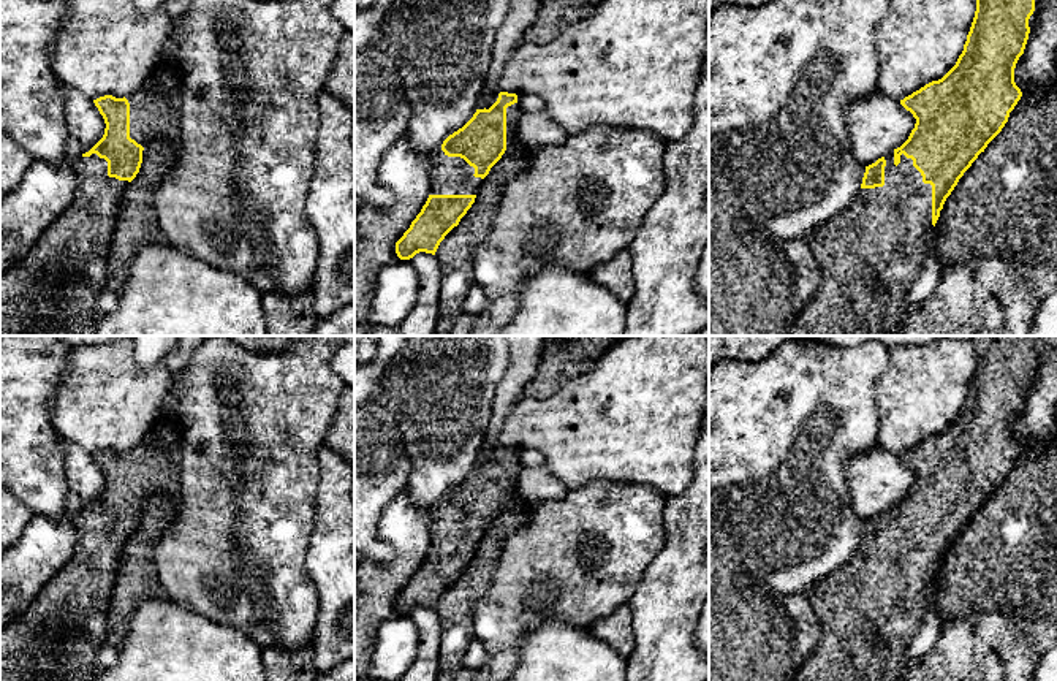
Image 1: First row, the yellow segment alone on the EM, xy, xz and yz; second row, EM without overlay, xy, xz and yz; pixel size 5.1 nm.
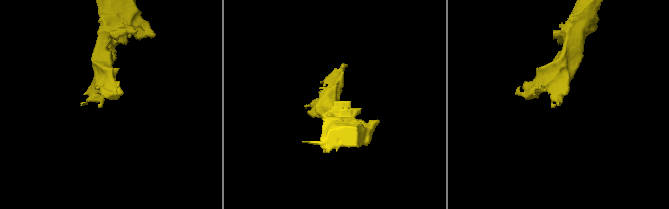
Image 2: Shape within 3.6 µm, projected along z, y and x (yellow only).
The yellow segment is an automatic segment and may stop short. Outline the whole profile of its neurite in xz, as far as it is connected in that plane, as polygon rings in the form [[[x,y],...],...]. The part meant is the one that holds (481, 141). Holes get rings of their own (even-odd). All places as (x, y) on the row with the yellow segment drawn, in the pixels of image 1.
[[[497,90],[491,105],[449,135],[429,155],[432,188],[421,212],[396,242],[400,260],[419,252],[435,255],[445,236],[459,225],[475,203],[483,179],[506,150],[506,108],[516,93]]]

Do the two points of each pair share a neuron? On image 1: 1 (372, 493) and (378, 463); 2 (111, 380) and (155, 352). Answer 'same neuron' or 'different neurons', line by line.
1: same neuron
2: different neurons

